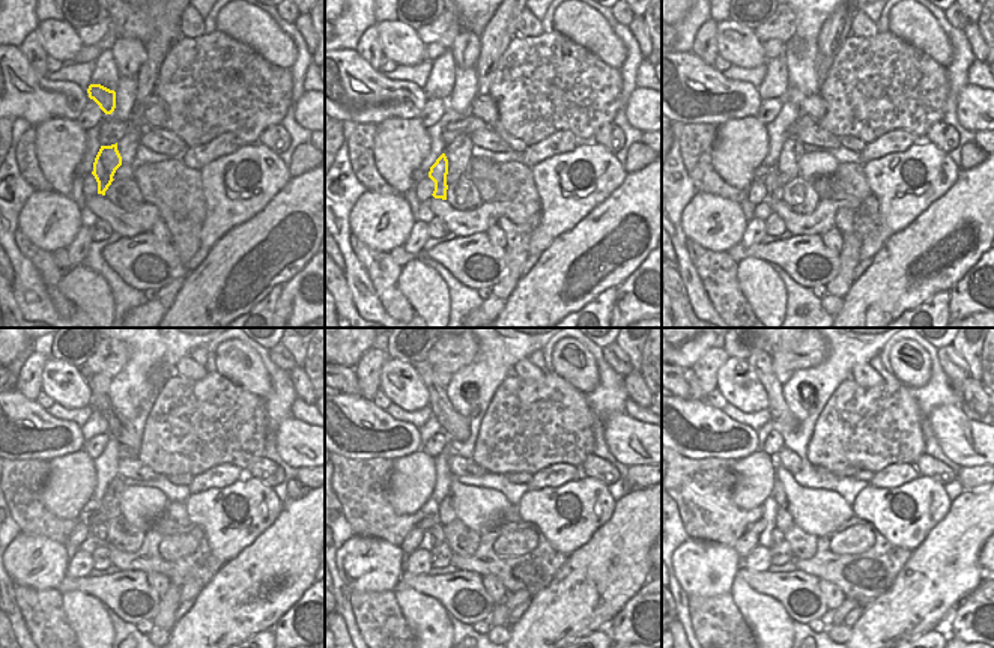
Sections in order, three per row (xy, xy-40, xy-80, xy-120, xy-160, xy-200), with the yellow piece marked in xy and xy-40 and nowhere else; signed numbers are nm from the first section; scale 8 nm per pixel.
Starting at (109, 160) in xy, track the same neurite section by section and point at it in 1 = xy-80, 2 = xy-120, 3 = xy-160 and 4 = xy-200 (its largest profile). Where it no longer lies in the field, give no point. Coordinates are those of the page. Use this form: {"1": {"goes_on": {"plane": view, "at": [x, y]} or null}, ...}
{"1": {"goes_on": {"plane": "xy-80", "at": [775, 190]}}, "2": {"goes_on": {"plane": "xy-120", "at": [98, 529]}}, "3": {"goes_on": {"plane": "xy-160", "at": [436, 532]}}, "4": {"goes_on": {"plane": "xy-200", "at": [776, 538]}}}

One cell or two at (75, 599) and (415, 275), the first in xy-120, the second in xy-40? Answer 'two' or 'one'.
one

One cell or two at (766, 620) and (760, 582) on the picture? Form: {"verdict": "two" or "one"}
{"verdict": "two"}

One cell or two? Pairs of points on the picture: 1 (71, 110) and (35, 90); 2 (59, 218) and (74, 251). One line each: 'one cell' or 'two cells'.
1: one cell
2: two cells

